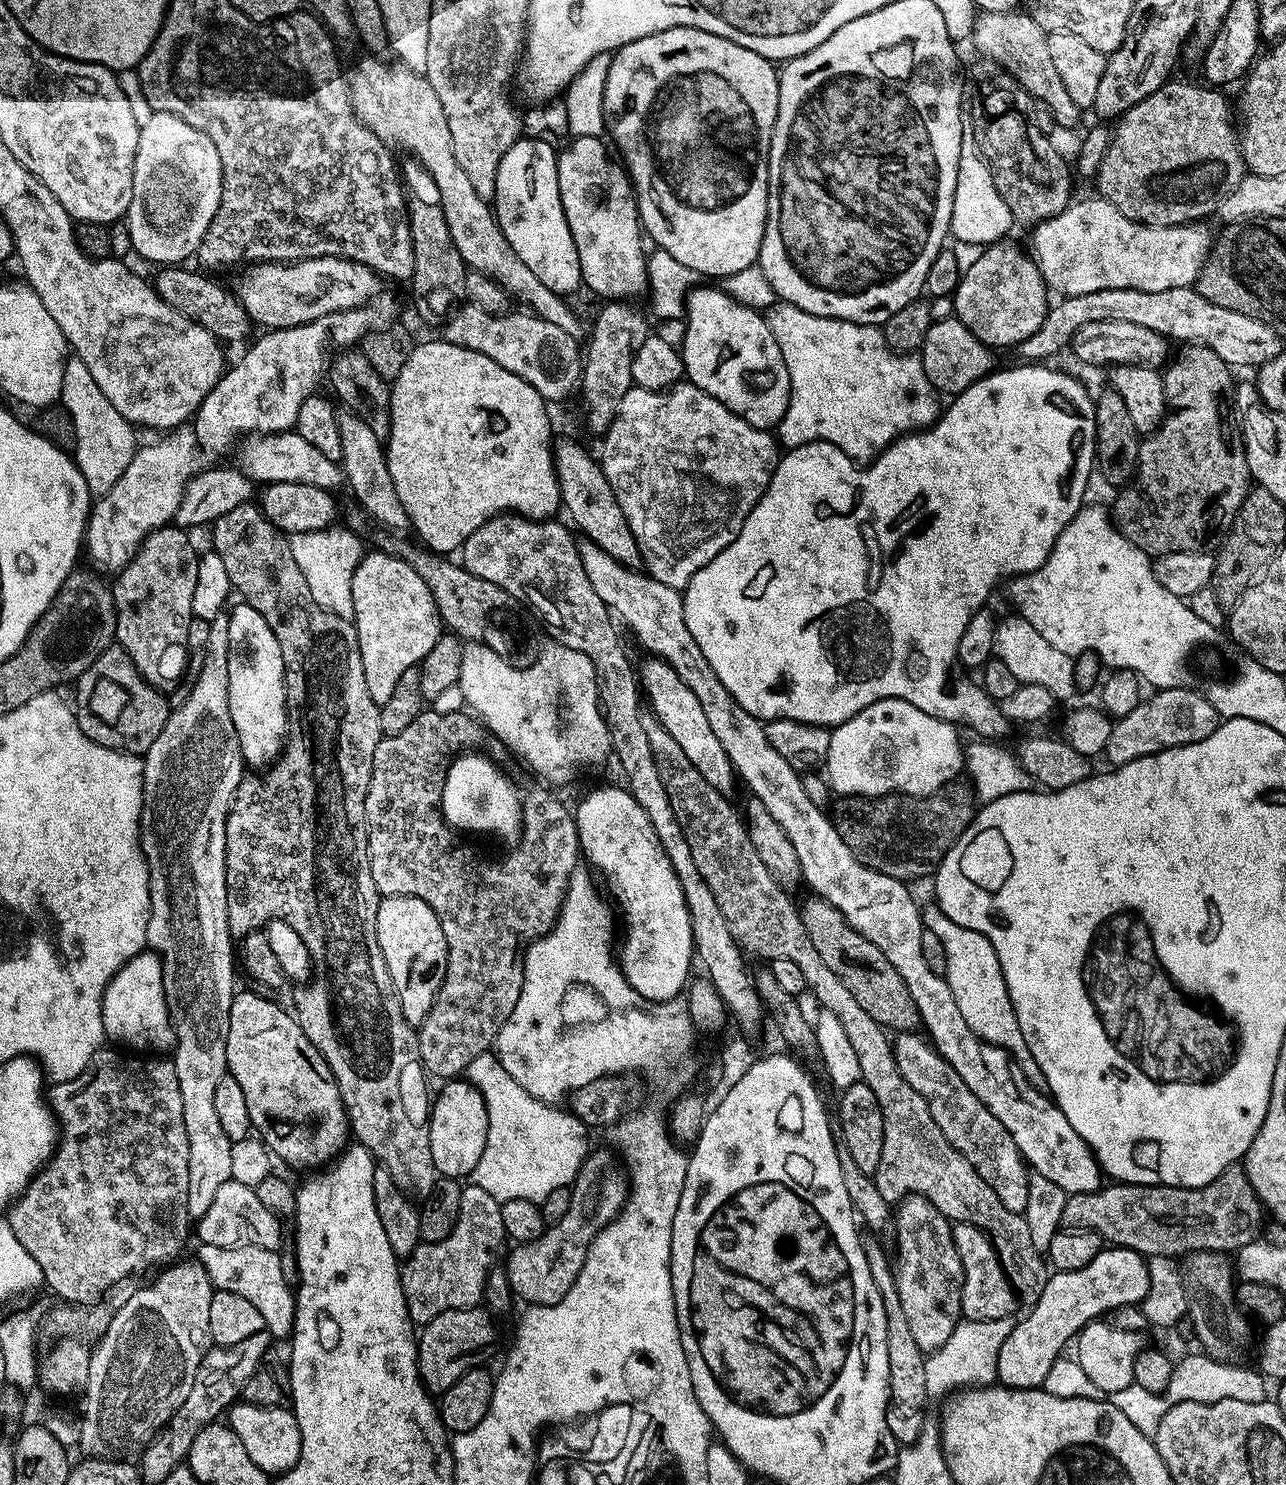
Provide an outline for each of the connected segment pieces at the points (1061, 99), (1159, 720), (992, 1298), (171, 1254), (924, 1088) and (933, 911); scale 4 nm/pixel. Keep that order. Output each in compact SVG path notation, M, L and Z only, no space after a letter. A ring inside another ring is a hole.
M1017 11L1006 13L981 13L973 32L978 53L991 63L1007 70L1032 98L1042 102L1049 110L1051 121L1060 127L1078 126L1082 110L1077 106L1062 83L1060 67L1054 60L1049 35L1042 30L1029 13Z
M1191 687L1153 691L1152 697L1140 703L1140 752L1147 756L1167 748L1186 746L1208 740L1219 726L1221 717L1207 700L1203 691L1192 692Z
M957 1221L952 1227L952 1232L964 1274L961 1288L961 1315L970 1321L1013 1317L1018 1310L1018 1297L1004 1273L1000 1259L997 1258L992 1241L970 1223Z
M101 1046L86 1066L86 1070L82 1070L82 1074L61 1084L52 1084L47 1089L46 1099L58 1125L56 1150L48 1159L47 1164L40 1169L40 1173L28 1183L24 1193L12 1202L6 1218L10 1226L14 1226L14 1235L18 1237L18 1242L22 1242L22 1246L30 1250L34 1262L42 1266L44 1284L52 1287L64 1299L61 1301L69 1305L91 1306L104 1298L104 1295L115 1284L122 1283L127 1276L132 1276L135 1272L144 1272L147 1268L159 1269L161 1266L171 1265L181 1259L180 1251L183 1250L184 1243L188 1240L188 1232L190 1236L190 1224L188 1228L188 1223L190 1223L188 1214L190 1142L186 1138L186 1118L182 1118L182 1090L178 1082L175 1063L171 1059L145 1058L140 1054L125 1054L112 1046Z
M916 1030L897 1032L891 1043L894 1062L898 1064L902 1078L914 1086L922 1098L926 1098L926 1106L930 1106L930 1118L938 1122L938 1130L946 1134L950 1146L954 1146L954 1150L962 1153L969 1160L970 1166L978 1170L986 1186L998 1194L998 1202L1002 1202L1006 1210L1023 1214L1030 1187L1030 1168L1006 1127L970 1092L969 1086L958 1076L954 1066L936 1052L927 1035Z
M935 902L920 908L923 927L934 939L940 943L944 951L944 968L942 975L948 980L951 993L970 1028L980 1039L1004 1048L1009 1053L1025 1058L1035 1075L1040 1076L1043 1067L1036 1059L1036 1055L1029 1052L1024 1041L1016 1038L1014 1041L1002 1034L1019 1036L1022 1032L1020 1016L1016 1012L1014 1002L1010 998L1010 990L1006 990L1006 978L1002 974L1002 966L998 962L998 954L994 954L994 946L990 946L990 938L978 934L978 930L970 930L966 926L958 926L958 922L950 922L946 918L944 909Z

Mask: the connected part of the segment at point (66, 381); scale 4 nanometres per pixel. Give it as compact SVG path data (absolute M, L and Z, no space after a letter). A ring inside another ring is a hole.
M75 354L65 360L62 374L59 401L74 422L75 446L72 456L86 481L88 492L99 498L109 492L133 461L138 447L137 429L110 405L110 400L99 389L86 364Z

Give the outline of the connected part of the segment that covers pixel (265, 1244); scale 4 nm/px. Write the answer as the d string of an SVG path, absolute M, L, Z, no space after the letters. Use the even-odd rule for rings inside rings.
M227 1180L222 1186L218 1186L218 1194L214 1194L214 1202L210 1202L210 1210L198 1217L194 1232L200 1235L200 1244L210 1246L226 1246L227 1248L239 1248L241 1244L258 1246L259 1248L279 1249L280 1224L279 1217L262 1206L258 1199L255 1187L243 1185L234 1180Z

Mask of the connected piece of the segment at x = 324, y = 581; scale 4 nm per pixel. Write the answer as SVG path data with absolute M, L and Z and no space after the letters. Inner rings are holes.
M333 526L317 532L303 532L292 536L290 540L294 562L298 562L298 570L302 570L314 602L318 602L318 606L322 606L327 612L333 612L347 620L352 620L354 614L354 570L360 565L360 558L366 552L366 548L360 545L360 539L347 526Z

